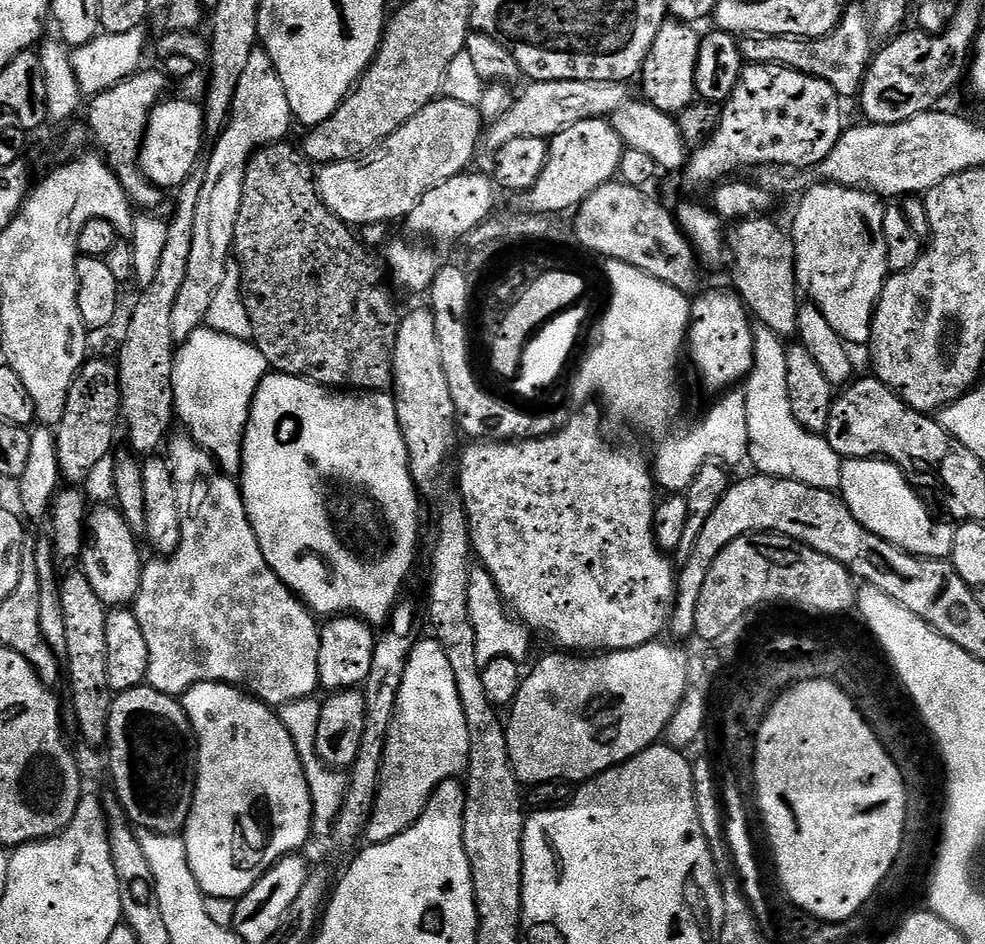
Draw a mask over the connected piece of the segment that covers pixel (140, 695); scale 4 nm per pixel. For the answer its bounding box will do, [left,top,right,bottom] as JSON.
[108,686,198,836]

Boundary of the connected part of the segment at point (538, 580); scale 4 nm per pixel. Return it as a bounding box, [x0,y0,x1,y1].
[458,413,678,654]

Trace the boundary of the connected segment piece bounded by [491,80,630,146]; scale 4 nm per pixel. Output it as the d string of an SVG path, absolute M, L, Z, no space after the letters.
M542 82L529 83L529 88L519 93L516 105L500 120L491 125L493 145L510 142L512 138L542 138L548 140L562 134L574 122L599 120L629 103L628 84L618 82Z

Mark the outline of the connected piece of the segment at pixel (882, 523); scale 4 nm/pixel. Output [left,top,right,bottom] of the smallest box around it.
[838,458,955,560]

